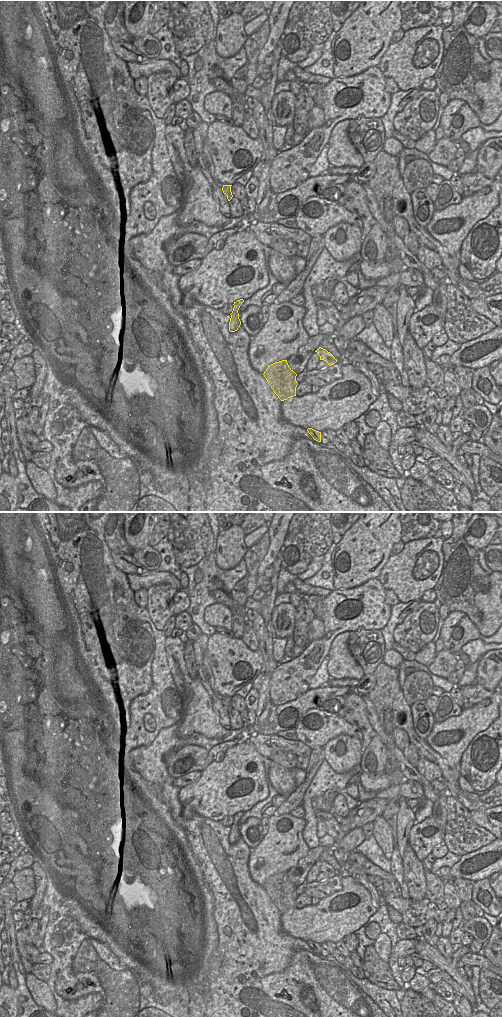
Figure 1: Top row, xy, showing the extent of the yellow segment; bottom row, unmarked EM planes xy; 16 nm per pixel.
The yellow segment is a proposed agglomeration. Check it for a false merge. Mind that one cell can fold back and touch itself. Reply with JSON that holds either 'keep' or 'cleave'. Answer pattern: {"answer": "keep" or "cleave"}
{"answer": "cleave"}

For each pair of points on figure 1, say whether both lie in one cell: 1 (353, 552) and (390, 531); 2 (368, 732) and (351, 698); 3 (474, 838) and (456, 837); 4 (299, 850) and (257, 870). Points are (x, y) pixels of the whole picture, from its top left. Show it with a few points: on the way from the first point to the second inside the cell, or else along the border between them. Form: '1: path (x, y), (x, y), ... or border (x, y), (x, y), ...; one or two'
1: path (362, 550), (381, 531); one
2: path (364, 724), (355, 714), (354, 706); one
3: path (470, 837), (460, 837); one
4: path (289, 855), (273, 855), (267, 860); one

